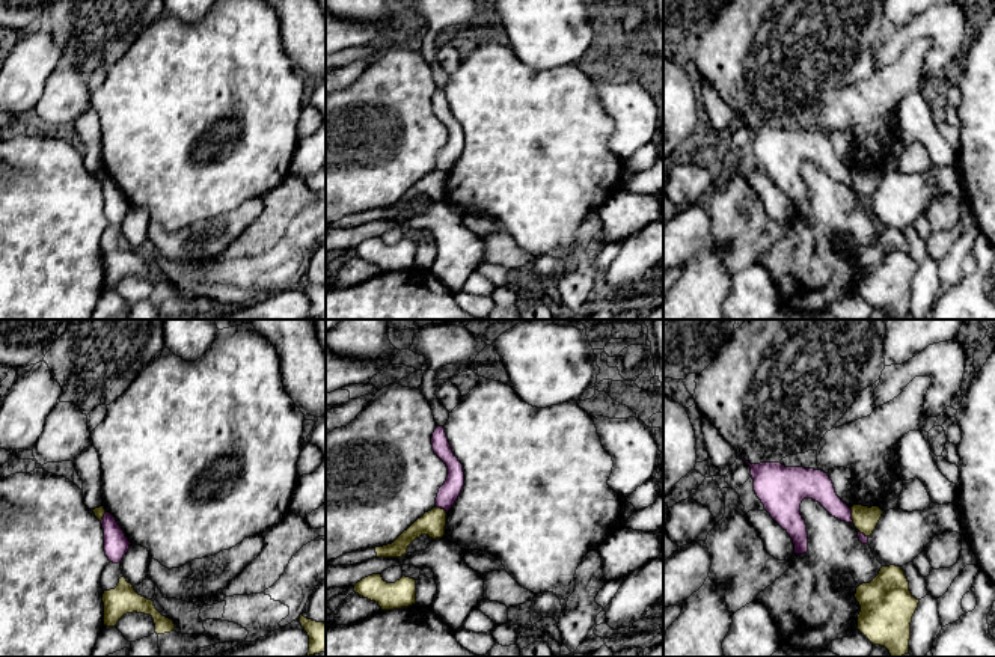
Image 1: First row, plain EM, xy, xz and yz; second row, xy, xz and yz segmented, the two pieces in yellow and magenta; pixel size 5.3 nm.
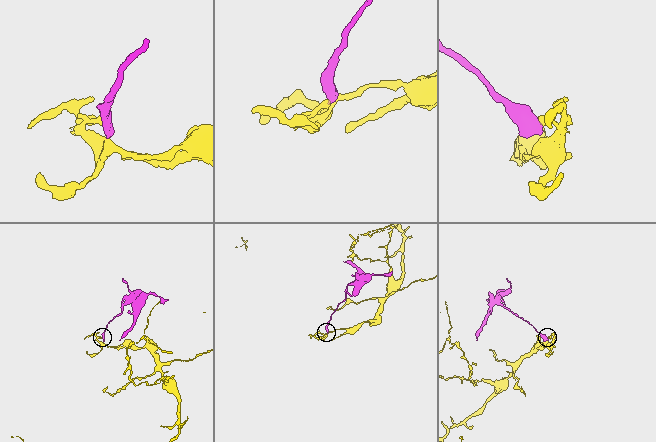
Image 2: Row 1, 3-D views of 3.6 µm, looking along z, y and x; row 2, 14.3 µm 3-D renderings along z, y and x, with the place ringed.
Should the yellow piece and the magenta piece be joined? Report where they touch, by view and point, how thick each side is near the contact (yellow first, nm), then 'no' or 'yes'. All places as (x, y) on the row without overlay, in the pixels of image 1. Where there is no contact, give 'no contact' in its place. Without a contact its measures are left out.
meets yellow in yz at (852, 178); 130 nm thick on the yellow side, 160 nm on the other; no

